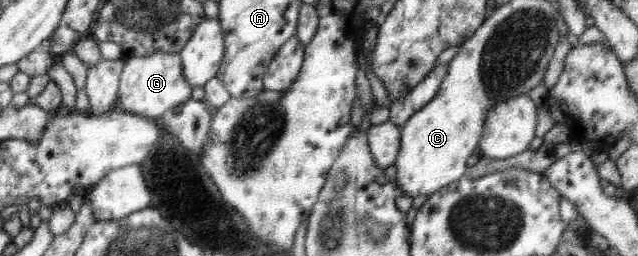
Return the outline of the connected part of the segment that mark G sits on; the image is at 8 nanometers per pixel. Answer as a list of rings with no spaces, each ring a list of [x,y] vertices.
[[[157,52],[145,58],[133,57],[124,61],[118,86],[117,108],[160,121],[164,112],[191,99],[191,86],[183,76],[180,54]]]

